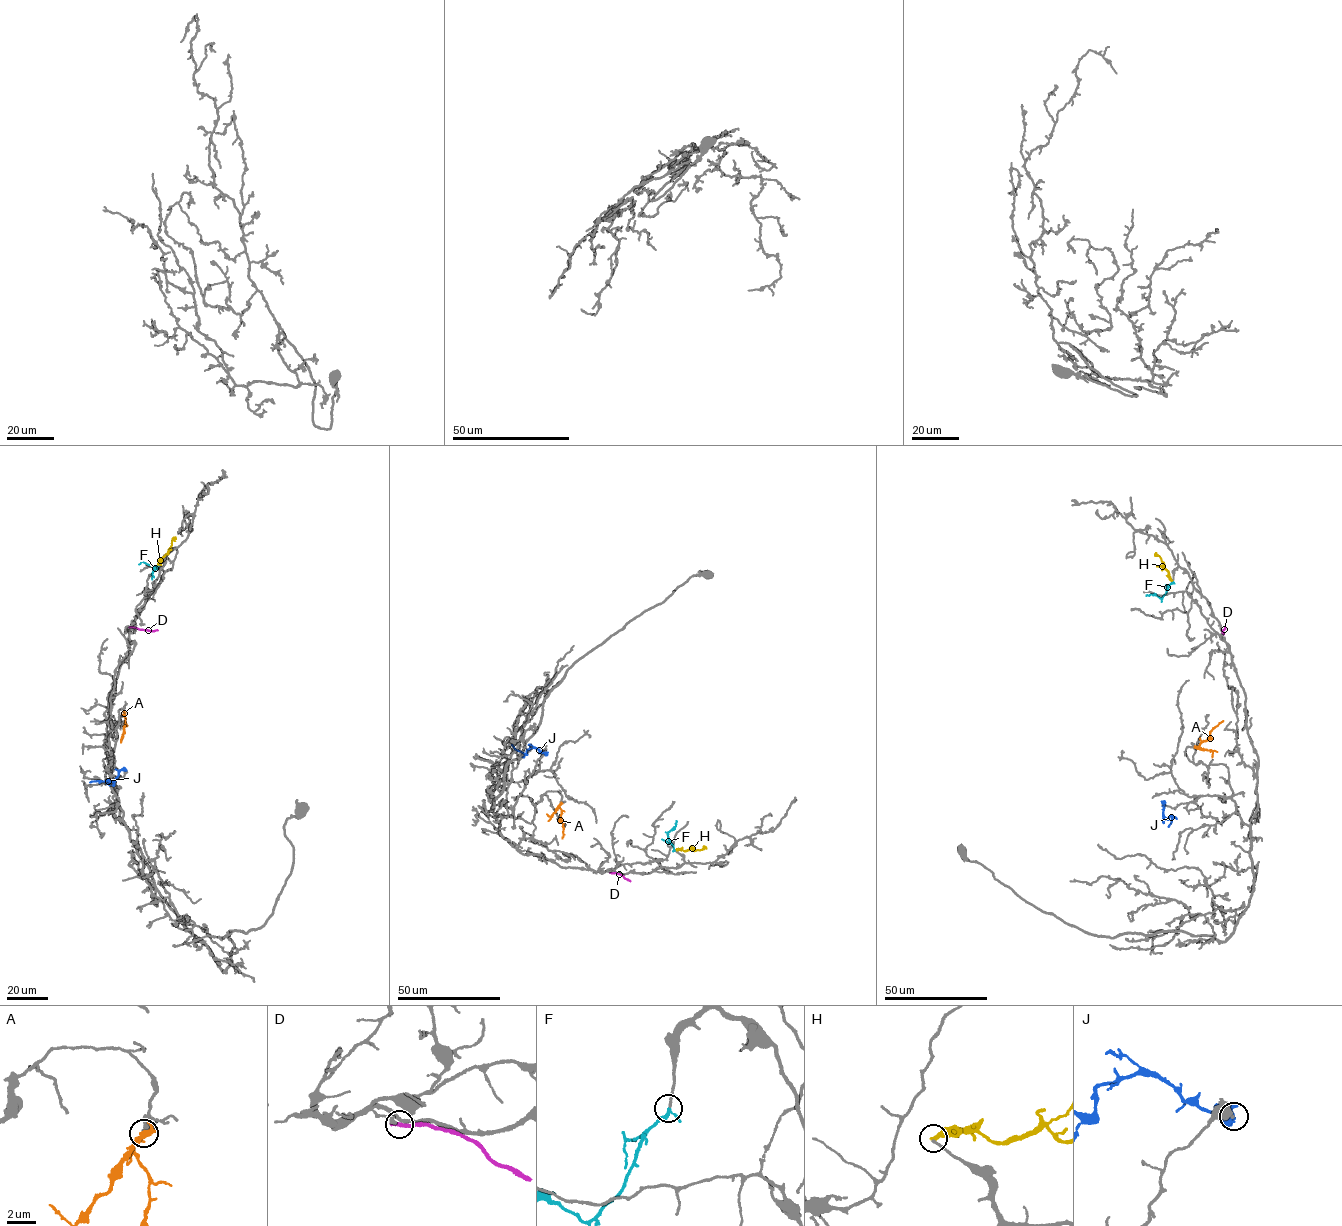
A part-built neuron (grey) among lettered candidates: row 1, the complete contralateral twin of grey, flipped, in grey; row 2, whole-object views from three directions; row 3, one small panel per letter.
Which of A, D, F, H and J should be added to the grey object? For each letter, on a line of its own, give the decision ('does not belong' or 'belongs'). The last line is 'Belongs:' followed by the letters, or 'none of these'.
A: does not belong
D: does not belong
F: belongs
H: does not belong
J: does not belong
Belongs: F

